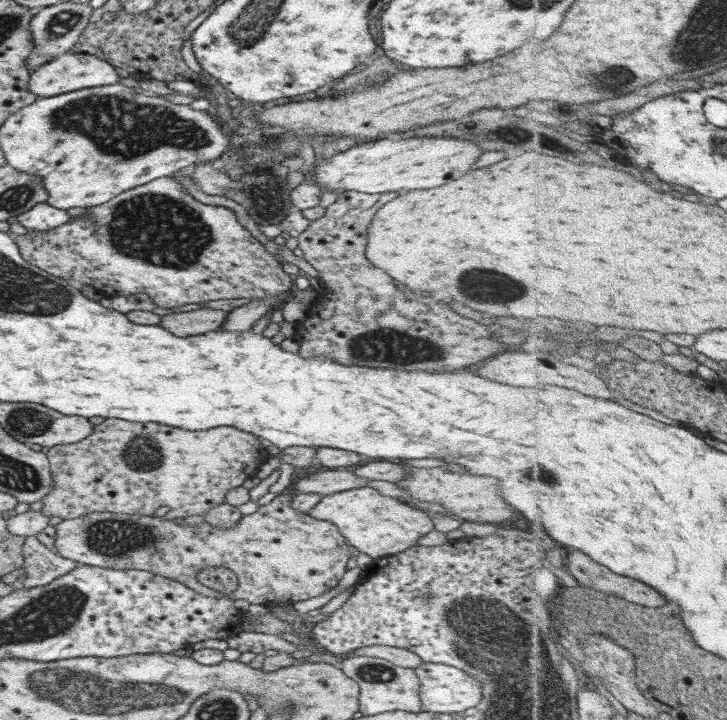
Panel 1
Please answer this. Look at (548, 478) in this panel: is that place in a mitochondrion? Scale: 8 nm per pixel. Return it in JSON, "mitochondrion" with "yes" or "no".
{"mitochondrion":"yes"}

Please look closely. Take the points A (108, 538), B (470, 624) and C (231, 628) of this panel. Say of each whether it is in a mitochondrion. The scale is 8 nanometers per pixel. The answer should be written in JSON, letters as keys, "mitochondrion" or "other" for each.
{"A":"mitochondrion","B":"mitochondrion","C":"other"}

